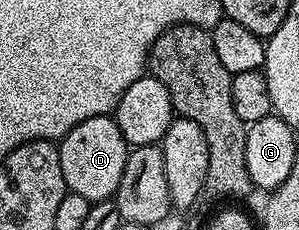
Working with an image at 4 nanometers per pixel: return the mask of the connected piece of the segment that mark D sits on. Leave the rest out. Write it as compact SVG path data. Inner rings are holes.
M112 115L79 122L79 126L75 126L59 142L59 166L63 166L66 189L90 202L114 199L119 190L119 178L123 178L123 166L127 166L130 147Z

